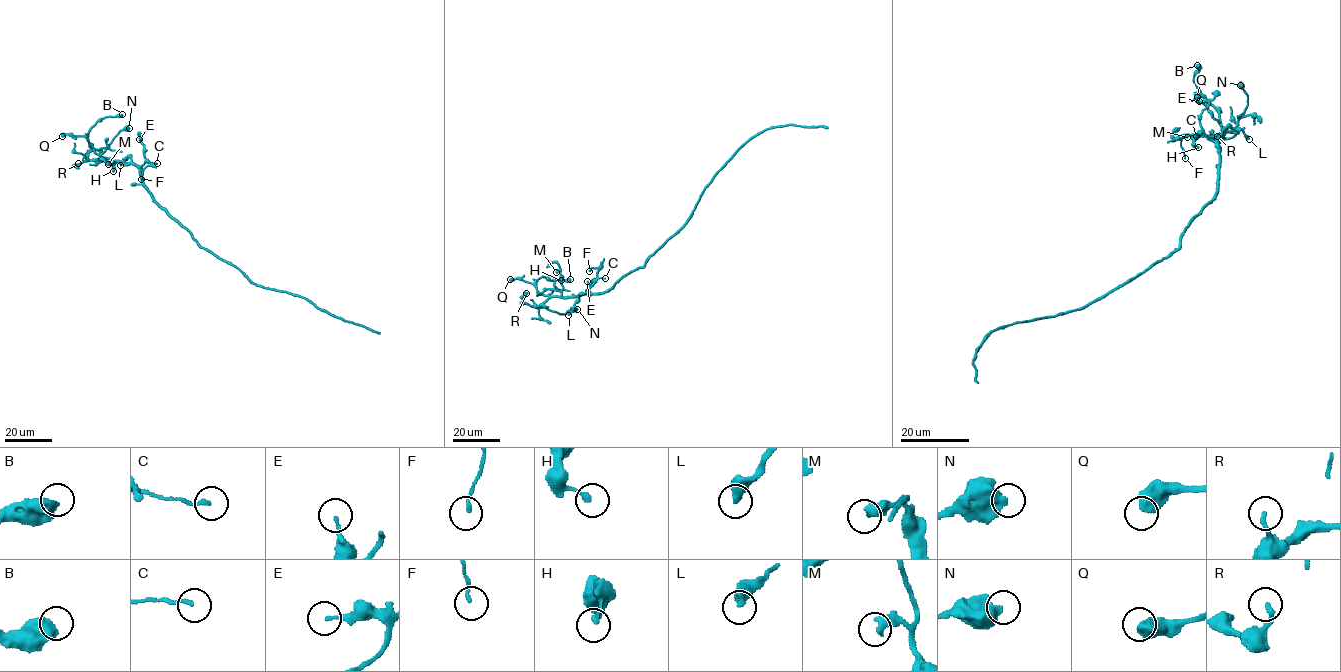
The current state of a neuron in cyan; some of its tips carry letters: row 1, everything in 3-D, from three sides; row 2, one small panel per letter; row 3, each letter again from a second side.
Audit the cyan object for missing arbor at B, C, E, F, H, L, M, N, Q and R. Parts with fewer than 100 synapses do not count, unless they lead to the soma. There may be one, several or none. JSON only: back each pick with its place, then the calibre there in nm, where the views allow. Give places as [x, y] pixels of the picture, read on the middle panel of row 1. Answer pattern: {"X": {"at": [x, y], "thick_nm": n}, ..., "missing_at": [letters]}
{"missing_at": []}

